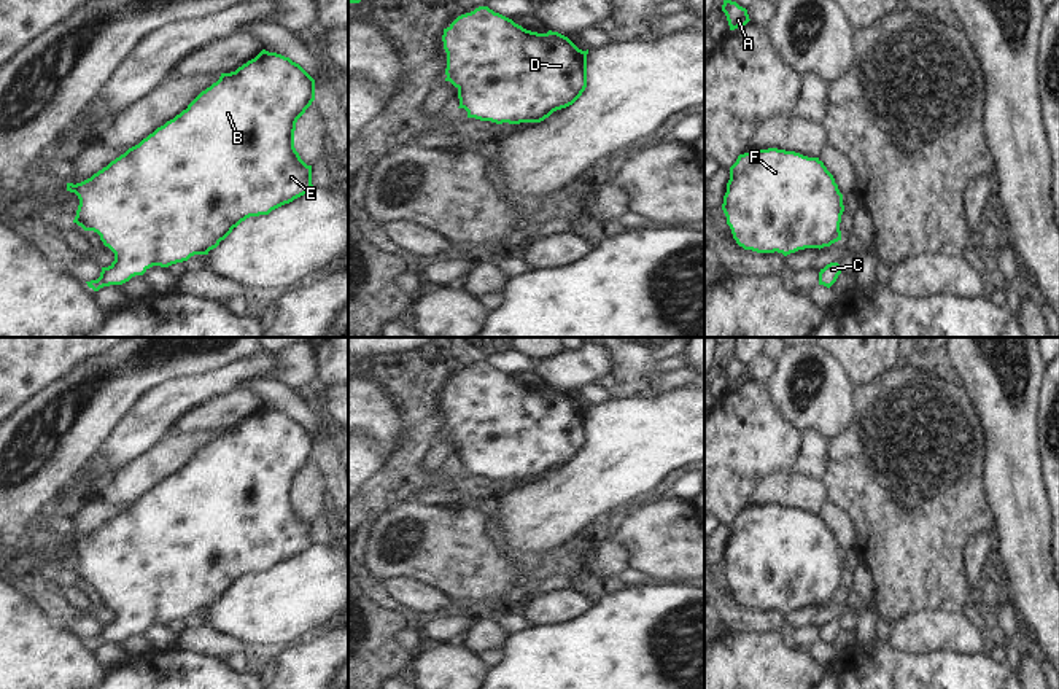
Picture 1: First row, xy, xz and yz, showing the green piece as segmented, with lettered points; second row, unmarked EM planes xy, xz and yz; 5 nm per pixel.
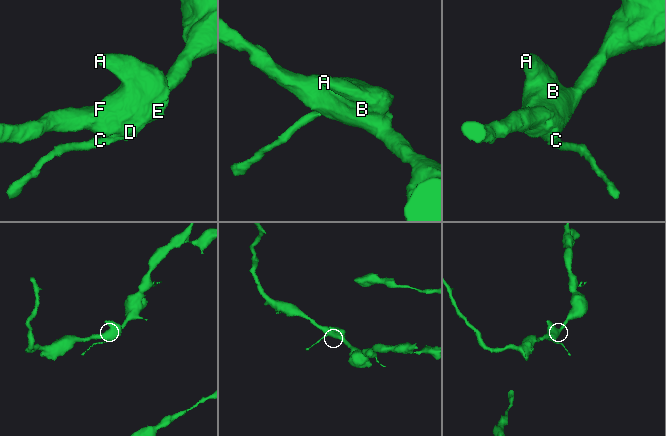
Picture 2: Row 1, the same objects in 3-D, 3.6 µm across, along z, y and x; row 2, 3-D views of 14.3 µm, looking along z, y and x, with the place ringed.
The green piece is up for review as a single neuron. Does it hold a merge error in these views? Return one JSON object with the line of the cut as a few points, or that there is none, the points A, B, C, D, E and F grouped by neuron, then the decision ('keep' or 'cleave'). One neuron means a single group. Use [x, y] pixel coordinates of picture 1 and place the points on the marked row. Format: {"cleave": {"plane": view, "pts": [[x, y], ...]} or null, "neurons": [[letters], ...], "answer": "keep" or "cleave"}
{"cleave": null, "neurons": [["A", "B", "C", "D", "E", "F"]], "answer": "keep"}

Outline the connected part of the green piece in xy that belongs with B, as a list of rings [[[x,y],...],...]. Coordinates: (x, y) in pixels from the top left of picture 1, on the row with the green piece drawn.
[[[262,49],[235,72],[221,73],[219,80],[202,91],[186,110],[157,127],[138,145],[111,161],[107,167],[81,183],[67,183],[67,191],[80,199],[73,223],[94,231],[114,253],[114,261],[102,267],[97,280],[86,282],[99,291],[122,285],[149,267],[169,267],[194,255],[208,255],[234,228],[250,216],[269,215],[272,210],[310,193],[312,165],[294,148],[297,119],[315,100],[315,80],[289,57]]]

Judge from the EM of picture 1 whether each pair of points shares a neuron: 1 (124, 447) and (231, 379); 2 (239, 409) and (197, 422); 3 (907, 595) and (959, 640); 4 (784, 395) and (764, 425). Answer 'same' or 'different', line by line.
1: same
2: same
3: different
4: different

